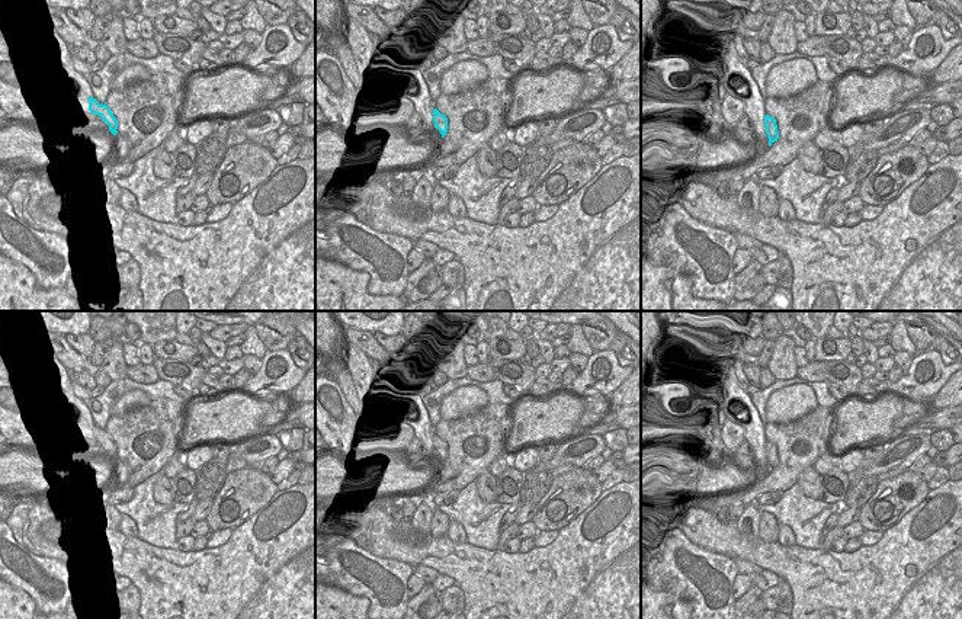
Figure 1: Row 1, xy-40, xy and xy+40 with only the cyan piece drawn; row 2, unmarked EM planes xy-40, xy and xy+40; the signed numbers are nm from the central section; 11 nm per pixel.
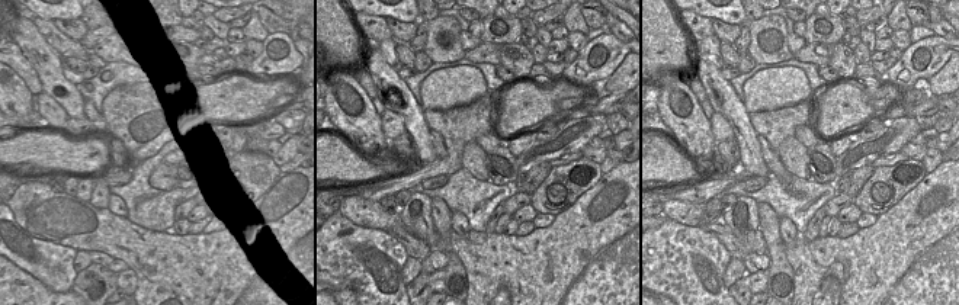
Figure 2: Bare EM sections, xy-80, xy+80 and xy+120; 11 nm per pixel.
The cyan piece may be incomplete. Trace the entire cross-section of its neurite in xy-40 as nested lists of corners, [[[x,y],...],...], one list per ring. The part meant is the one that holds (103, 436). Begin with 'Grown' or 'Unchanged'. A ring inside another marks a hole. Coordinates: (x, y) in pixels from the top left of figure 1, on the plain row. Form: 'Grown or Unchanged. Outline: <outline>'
Unchanged. Outline: [[[89,421],[89,436],[94,440],[99,440],[103,448],[109,450],[109,456],[116,461],[118,459],[118,446],[113,442],[112,436],[106,432],[106,427],[100,430],[96,424]]]

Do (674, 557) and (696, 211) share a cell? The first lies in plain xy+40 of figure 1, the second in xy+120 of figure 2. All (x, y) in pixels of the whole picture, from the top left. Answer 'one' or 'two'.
two

